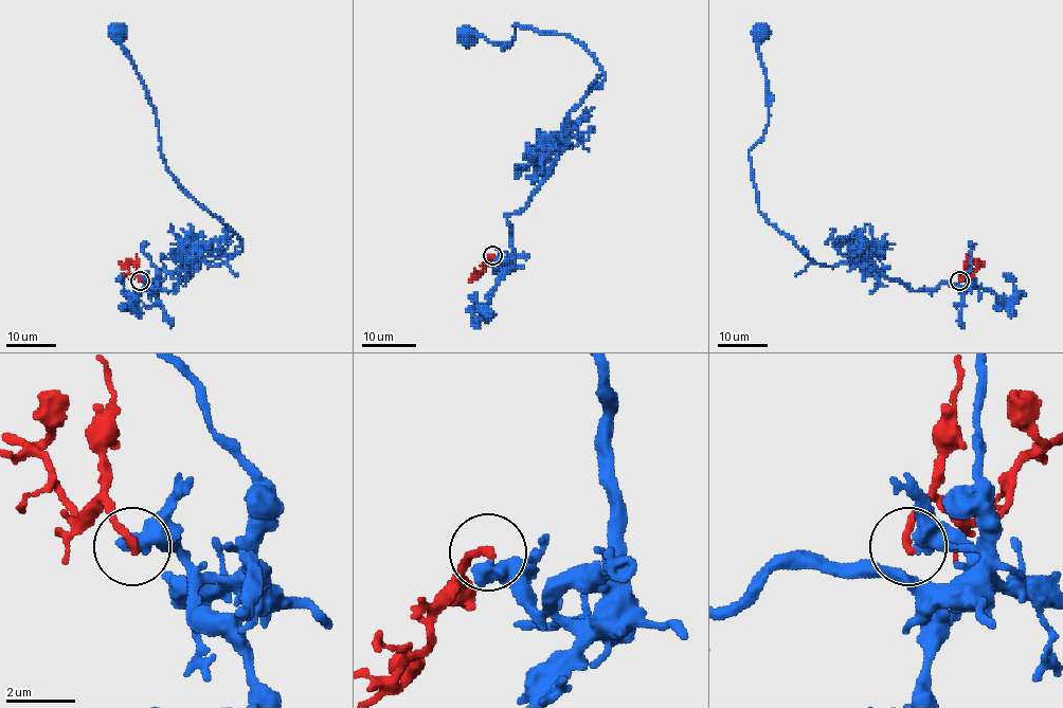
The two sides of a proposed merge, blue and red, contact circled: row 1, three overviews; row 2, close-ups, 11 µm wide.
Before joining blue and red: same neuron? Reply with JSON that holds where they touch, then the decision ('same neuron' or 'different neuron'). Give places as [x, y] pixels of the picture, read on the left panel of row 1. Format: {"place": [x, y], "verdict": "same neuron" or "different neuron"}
{"place": [140, 280], "verdict": "different neuron"}

